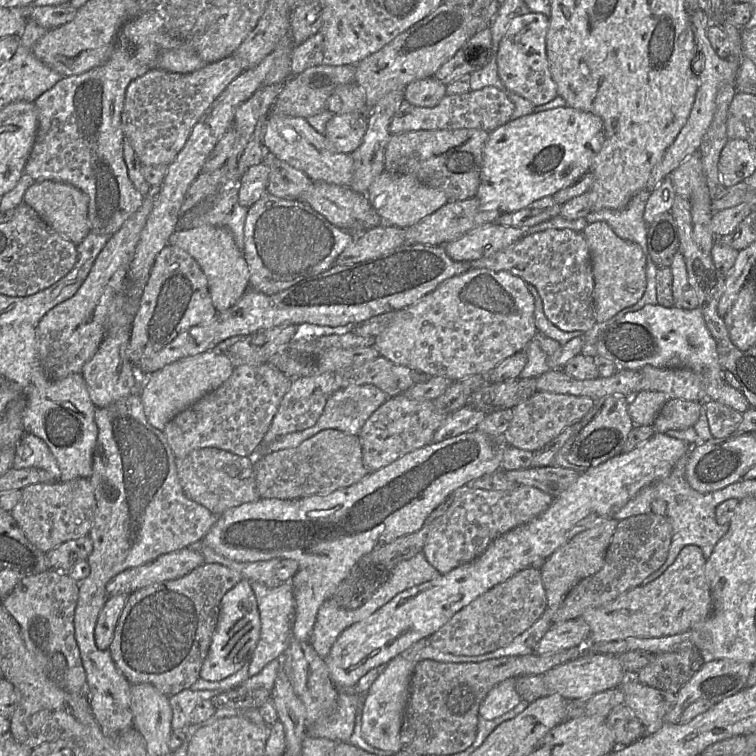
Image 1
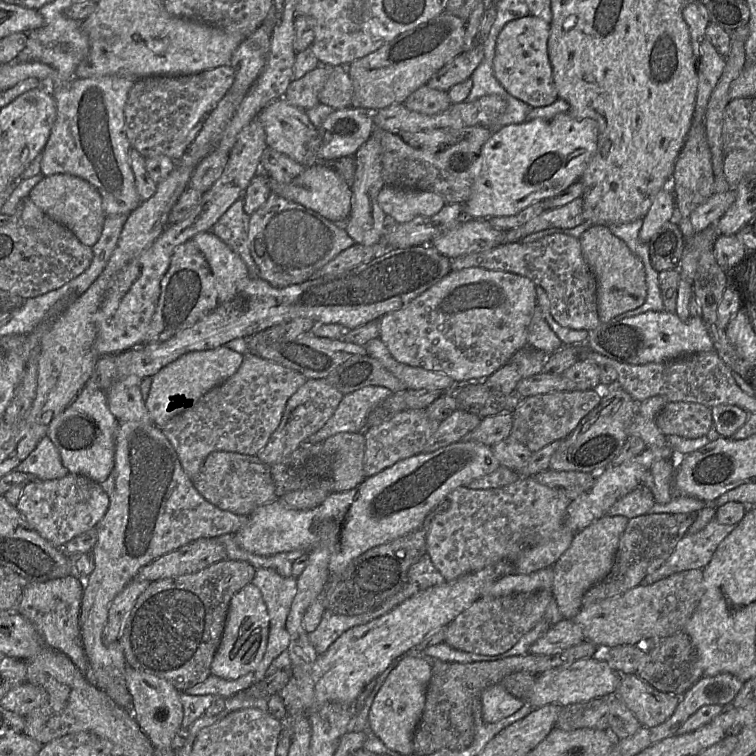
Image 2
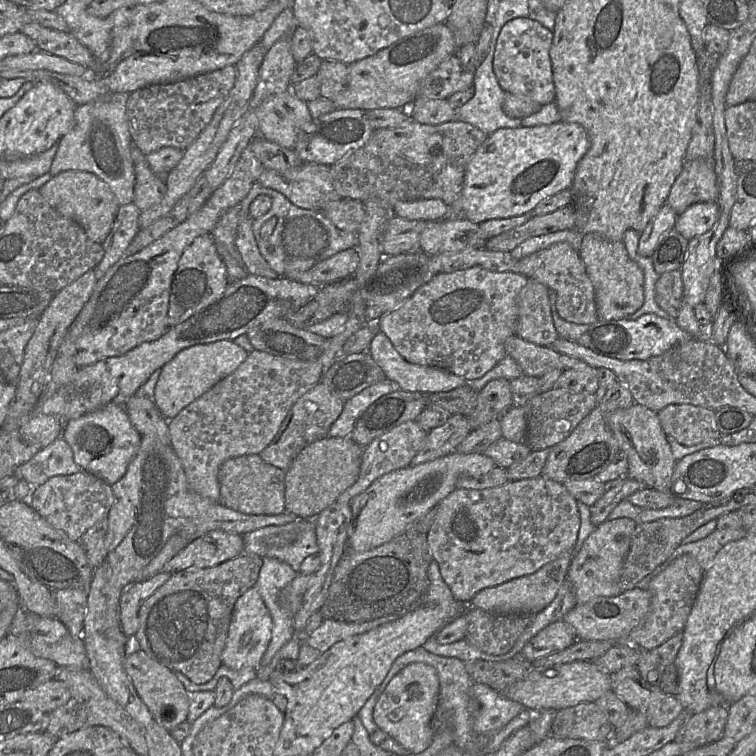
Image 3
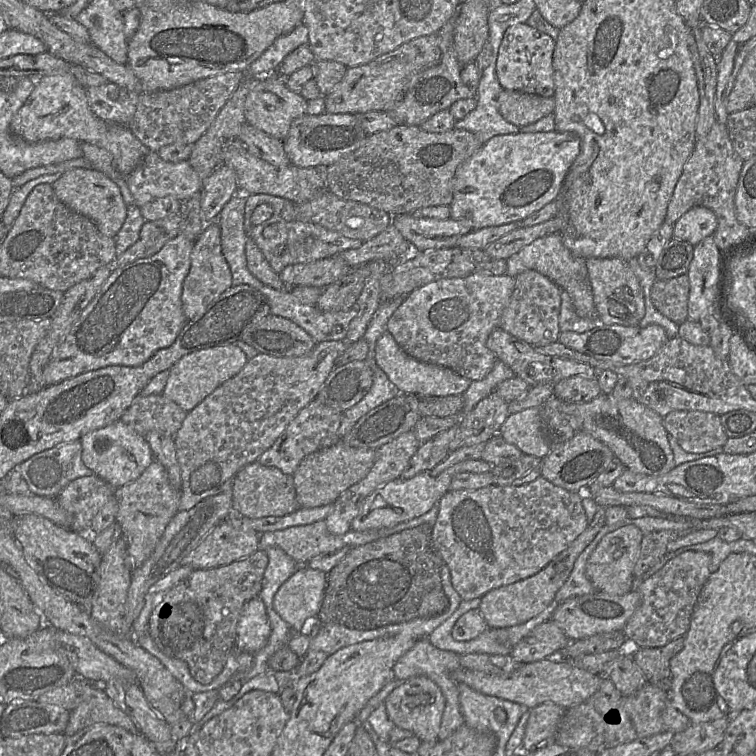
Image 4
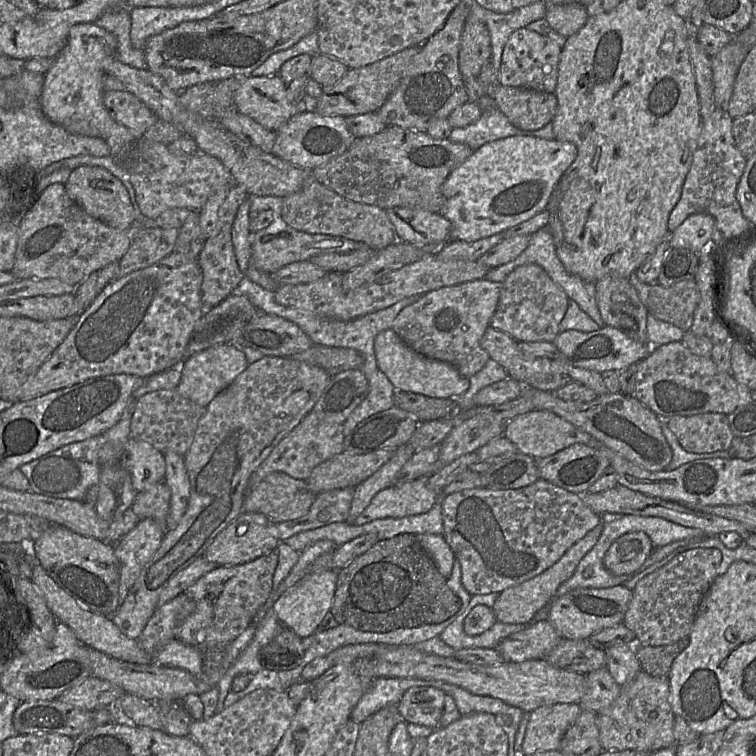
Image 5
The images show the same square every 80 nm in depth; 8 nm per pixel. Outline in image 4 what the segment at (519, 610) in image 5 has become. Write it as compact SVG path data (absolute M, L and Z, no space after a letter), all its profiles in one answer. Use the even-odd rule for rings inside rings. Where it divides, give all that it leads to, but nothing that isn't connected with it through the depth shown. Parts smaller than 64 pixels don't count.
M605 508L596 511L587 529L576 538L568 549L556 556L545 568L526 579L490 590L481 597L478 607L489 628L509 628L520 625L540 614L554 600L557 592L568 579L575 561L606 525Z

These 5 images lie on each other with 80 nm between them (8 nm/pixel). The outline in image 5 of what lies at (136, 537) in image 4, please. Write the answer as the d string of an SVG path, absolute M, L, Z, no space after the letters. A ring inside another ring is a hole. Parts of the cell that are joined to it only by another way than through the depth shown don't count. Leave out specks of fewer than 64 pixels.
M162 481L145 491L137 492L131 509L141 520L152 518L165 523L170 510L170 501L170 488Z

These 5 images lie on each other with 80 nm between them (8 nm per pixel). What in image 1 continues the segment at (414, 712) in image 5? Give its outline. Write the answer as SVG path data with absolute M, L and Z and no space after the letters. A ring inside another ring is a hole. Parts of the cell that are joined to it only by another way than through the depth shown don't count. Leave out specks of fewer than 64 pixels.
M401 655L395 657L373 682L367 692L359 697L361 734L372 747L399 752L402 750L400 731L405 709L410 695L411 677L416 662L406 660Z

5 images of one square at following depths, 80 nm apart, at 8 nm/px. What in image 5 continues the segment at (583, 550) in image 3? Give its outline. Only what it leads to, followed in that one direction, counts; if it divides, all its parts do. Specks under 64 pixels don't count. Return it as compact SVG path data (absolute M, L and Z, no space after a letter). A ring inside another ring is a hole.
M629 532L612 543L603 564L615 576L630 575L644 564L653 550L651 540L644 532Z

